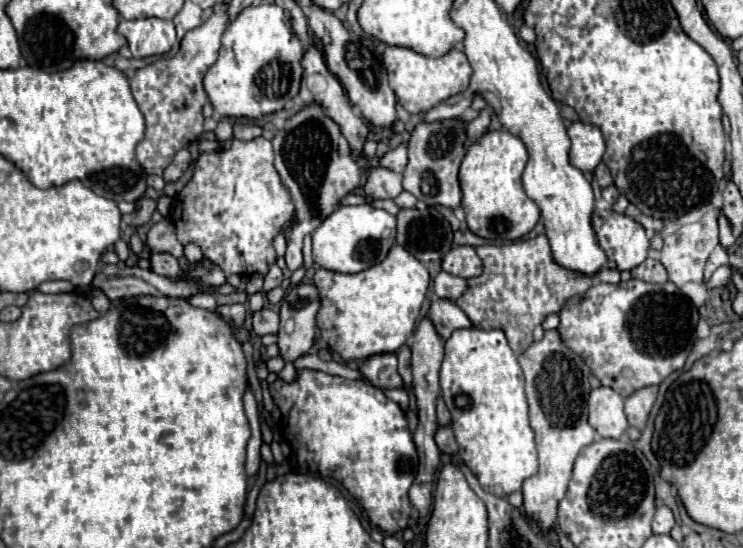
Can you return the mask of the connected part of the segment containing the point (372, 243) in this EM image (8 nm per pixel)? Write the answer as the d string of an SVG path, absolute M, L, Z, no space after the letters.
M369 204L339 206L313 232L313 260L333 272L361 272L387 256L395 244L395 224L395 216Z

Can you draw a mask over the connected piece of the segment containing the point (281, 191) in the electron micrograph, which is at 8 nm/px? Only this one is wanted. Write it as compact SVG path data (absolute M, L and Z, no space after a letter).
M253 138L249 142L233 140L229 150L217 150L211 154L201 154L195 166L191 182L177 194L171 220L177 228L179 242L197 244L203 250L203 256L217 264L225 274L261 274L265 276L269 266L275 264L273 238L279 234L283 224L293 218L295 206L287 186L281 182L273 166L273 146L265 138Z

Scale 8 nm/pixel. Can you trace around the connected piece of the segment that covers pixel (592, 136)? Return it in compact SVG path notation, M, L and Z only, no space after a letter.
M575 122L567 130L571 138L571 164L579 168L581 172L593 172L595 166L601 162L601 156L605 152L603 134L597 126Z

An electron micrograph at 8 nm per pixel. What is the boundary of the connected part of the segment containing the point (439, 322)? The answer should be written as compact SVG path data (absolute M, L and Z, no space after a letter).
M435 300L435 302L431 302L427 316L429 316L429 320L433 322L437 334L443 340L447 340L453 330L471 326L465 312L451 300Z

